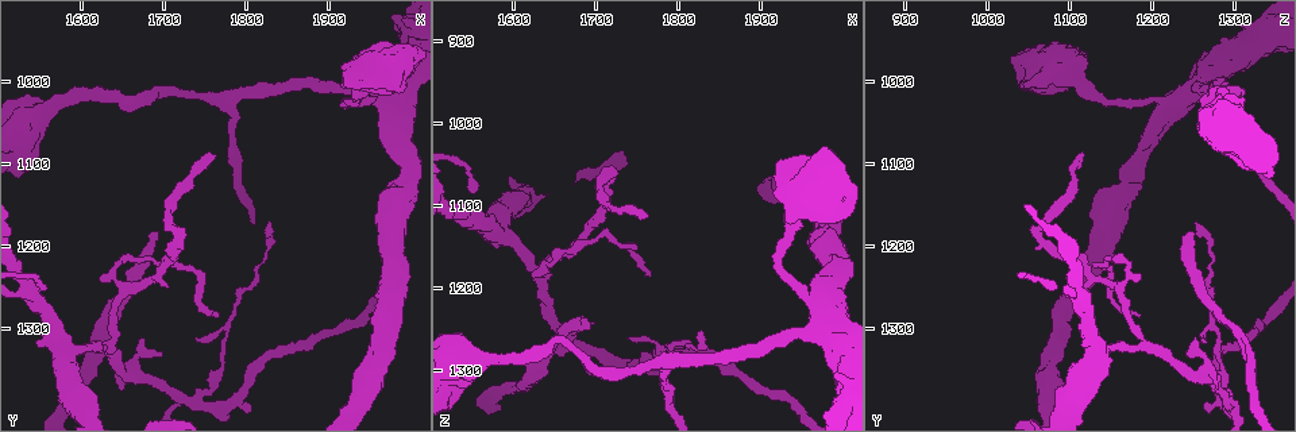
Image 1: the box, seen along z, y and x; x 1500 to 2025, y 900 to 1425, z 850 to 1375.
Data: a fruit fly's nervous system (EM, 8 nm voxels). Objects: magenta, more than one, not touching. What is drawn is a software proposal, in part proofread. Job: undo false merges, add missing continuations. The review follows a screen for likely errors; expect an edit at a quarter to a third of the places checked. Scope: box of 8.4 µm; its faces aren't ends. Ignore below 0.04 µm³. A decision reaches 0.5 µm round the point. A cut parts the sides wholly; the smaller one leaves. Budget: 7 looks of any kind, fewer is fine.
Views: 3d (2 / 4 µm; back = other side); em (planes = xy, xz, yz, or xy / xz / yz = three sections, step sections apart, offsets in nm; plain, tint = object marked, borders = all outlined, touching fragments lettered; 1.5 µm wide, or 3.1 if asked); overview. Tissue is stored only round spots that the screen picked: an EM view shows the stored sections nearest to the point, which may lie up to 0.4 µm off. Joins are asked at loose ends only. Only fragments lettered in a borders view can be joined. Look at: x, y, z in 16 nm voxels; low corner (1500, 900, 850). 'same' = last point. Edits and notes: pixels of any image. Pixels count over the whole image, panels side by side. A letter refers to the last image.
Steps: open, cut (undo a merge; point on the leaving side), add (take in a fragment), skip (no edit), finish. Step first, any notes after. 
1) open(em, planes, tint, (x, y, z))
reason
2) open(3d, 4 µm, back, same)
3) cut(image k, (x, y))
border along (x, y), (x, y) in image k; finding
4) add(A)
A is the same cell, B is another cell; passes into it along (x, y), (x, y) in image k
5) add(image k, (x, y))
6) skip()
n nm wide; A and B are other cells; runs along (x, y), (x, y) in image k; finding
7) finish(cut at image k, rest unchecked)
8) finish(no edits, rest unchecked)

open(3d, 4 µm, (1735, 1390, 1295))
three arms meet

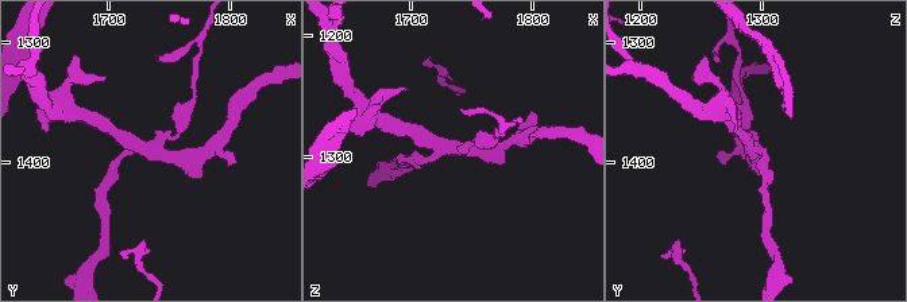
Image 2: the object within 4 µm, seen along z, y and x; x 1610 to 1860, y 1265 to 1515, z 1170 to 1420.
open(em, planes, plain, (1738, 1392, 1292))

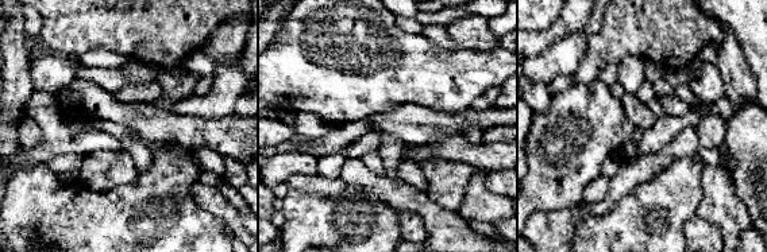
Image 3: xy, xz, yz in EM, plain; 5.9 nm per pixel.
open(em, planes, borders, same)

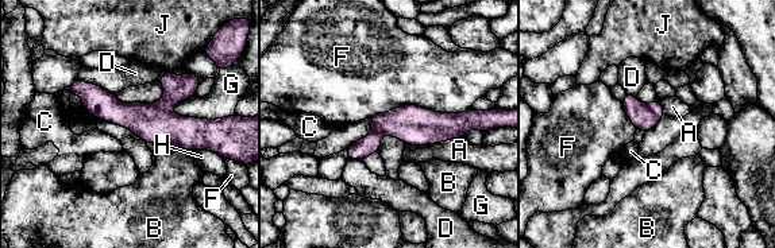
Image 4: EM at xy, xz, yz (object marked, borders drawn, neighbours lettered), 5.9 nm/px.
cut(image 4, (656, 107))
240 nm wide; A, B, C, D, F, G, H and J are other cells; border along (648, 105), (659, 117) in image 4; two neurons meet here

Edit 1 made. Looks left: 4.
open(overview)
redraw

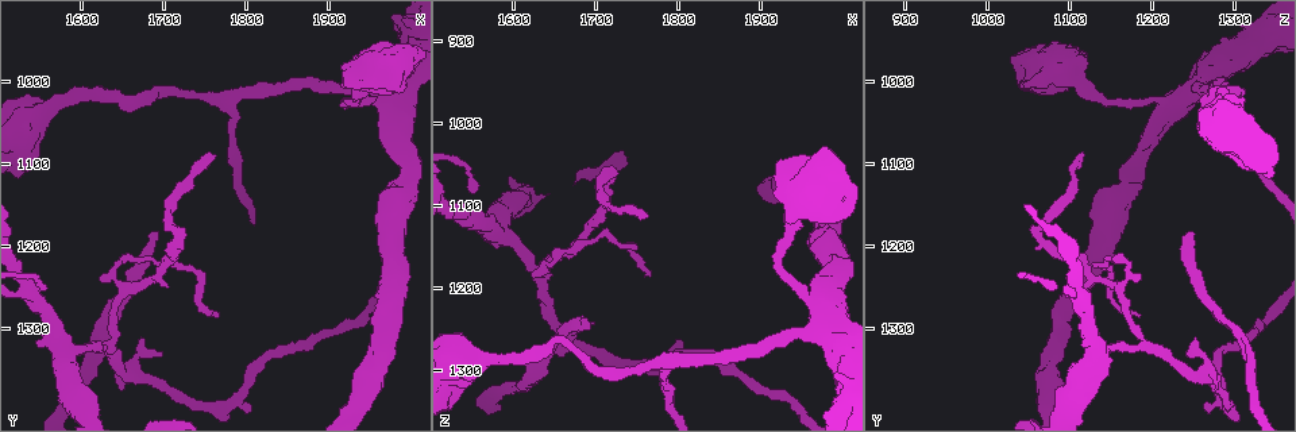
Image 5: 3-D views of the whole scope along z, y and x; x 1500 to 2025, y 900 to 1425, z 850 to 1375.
open(em, xy, step 8, borders, (1685, 1180, 1240))
free end

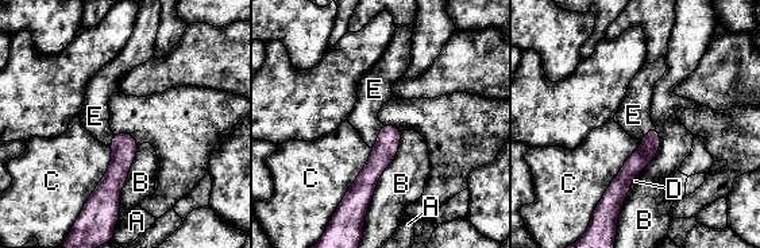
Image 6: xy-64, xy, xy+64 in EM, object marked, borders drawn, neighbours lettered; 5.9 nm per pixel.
add(E)
140 nm wide; E is the same cell, A, B, C and D are other cells; passes into it along (388, 143), (378, 138), (363, 117) in image 6; the neuron continues

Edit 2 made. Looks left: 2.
open(overview)

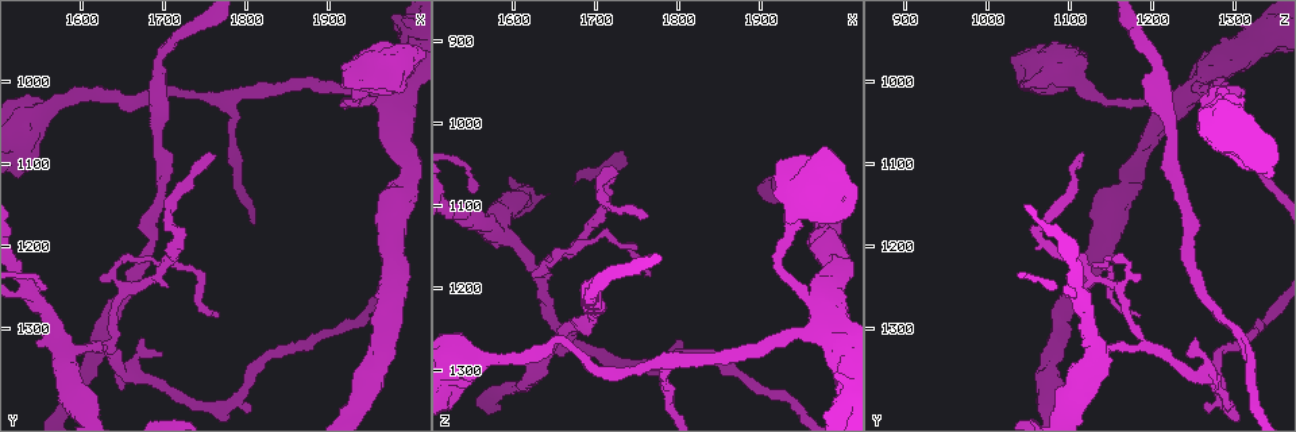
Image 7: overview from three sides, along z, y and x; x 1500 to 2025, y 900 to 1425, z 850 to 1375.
open(em, planes, borders, (1660, 1025, 1265))

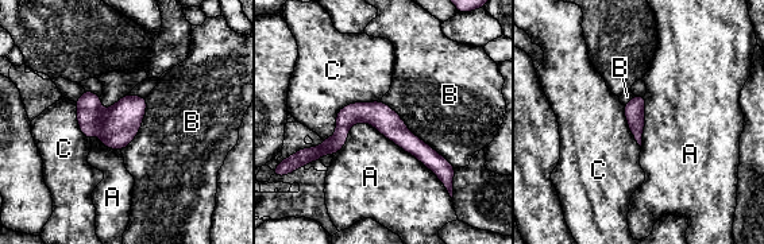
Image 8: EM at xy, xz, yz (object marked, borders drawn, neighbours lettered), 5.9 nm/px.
skip()
A, B and C are other cells; border along (381, 100), (413, 134), (456, 167) in image 8; one neuron here

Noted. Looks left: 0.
finish(cut at image 4, add at image 6, rest unchecked)

